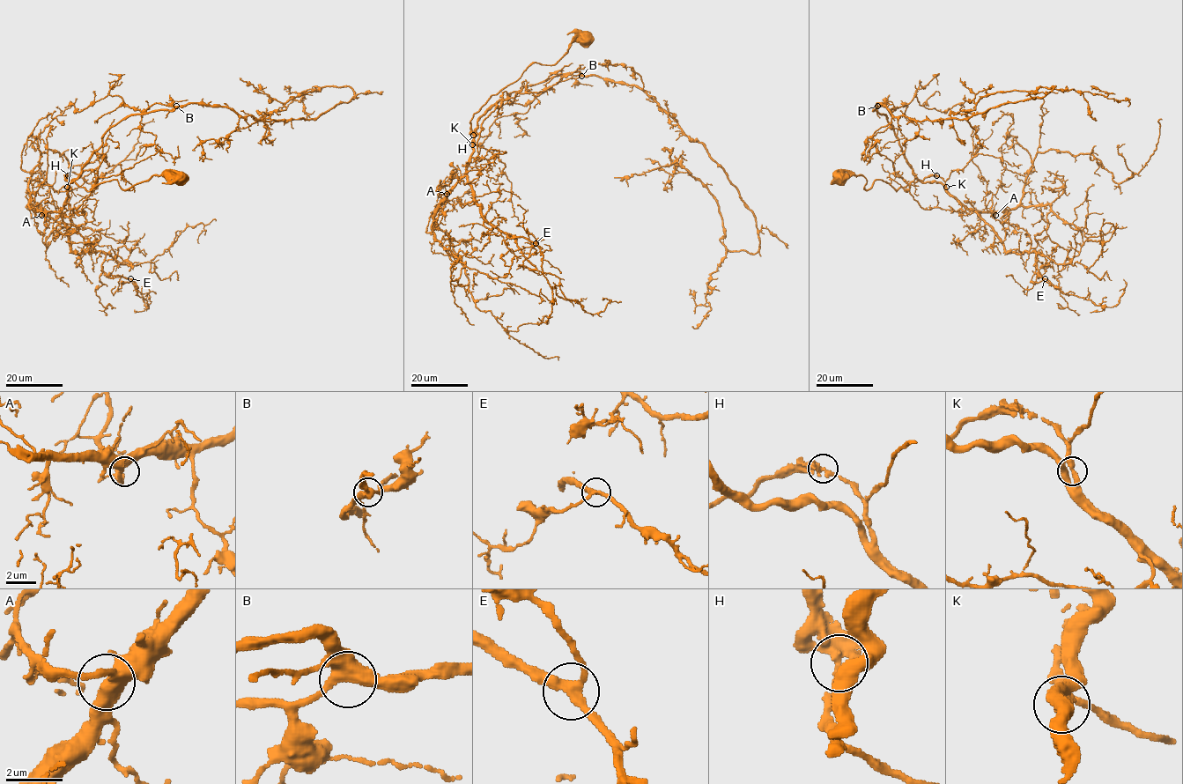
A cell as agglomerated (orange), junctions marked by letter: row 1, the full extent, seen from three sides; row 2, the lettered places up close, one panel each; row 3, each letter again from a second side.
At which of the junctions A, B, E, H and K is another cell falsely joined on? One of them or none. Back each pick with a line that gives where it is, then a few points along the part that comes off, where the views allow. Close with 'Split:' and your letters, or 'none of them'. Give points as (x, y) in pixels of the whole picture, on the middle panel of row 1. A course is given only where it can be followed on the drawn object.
Split: none of them

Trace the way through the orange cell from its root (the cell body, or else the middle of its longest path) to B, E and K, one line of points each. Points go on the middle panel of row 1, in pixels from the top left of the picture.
B: (587, 38), (492, 94), (470, 121), (472, 142), (476, 121), (511, 92), (581, 76)
E: (587, 38), (574, 40), (552, 65), (532, 62), (470, 121), (466, 182), (480, 214), (508, 237), (536, 243)
K: (587, 38), (580, 36), (574, 40), (552, 65), (532, 62), (518, 78), (492, 94), (470, 121), (473, 144)

